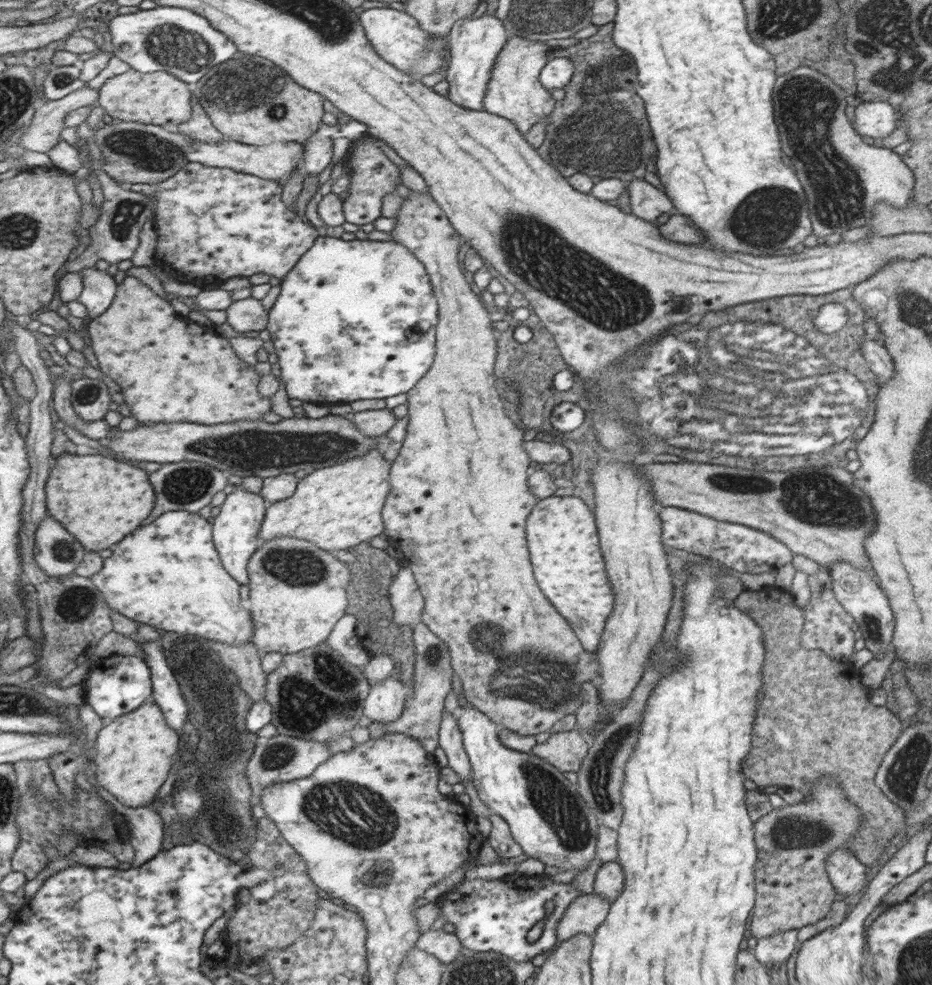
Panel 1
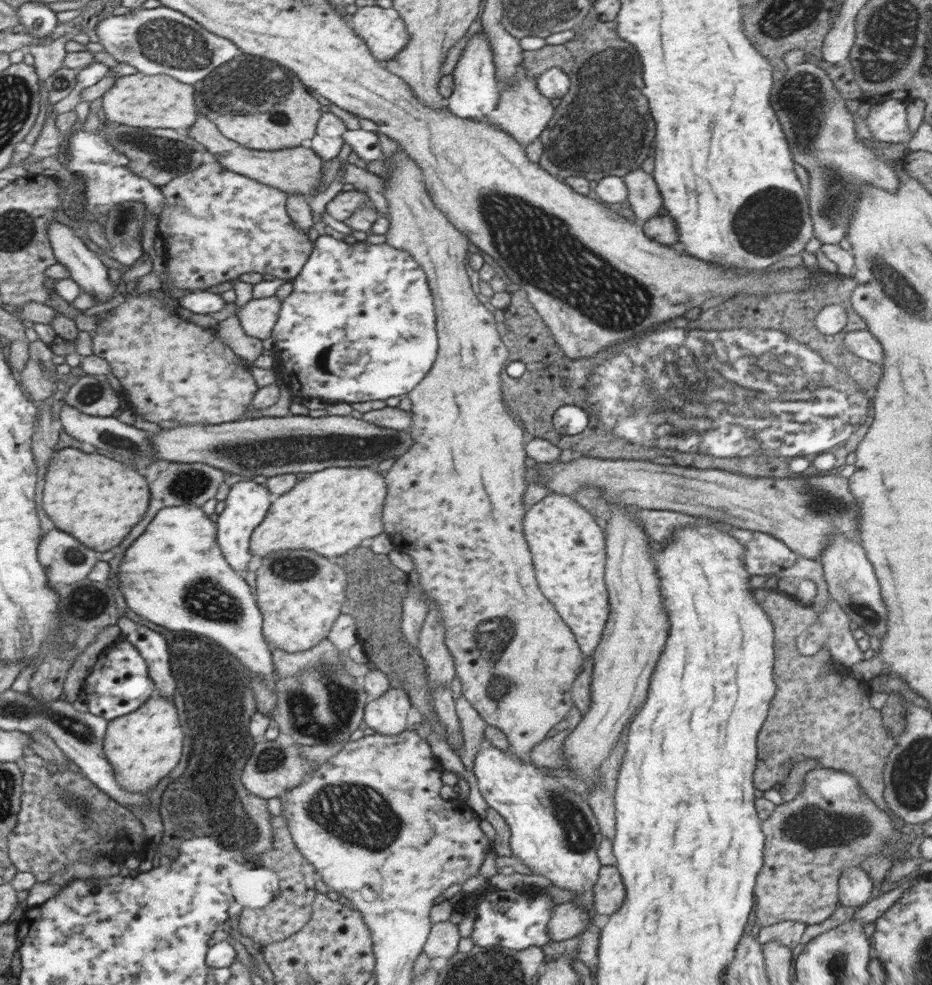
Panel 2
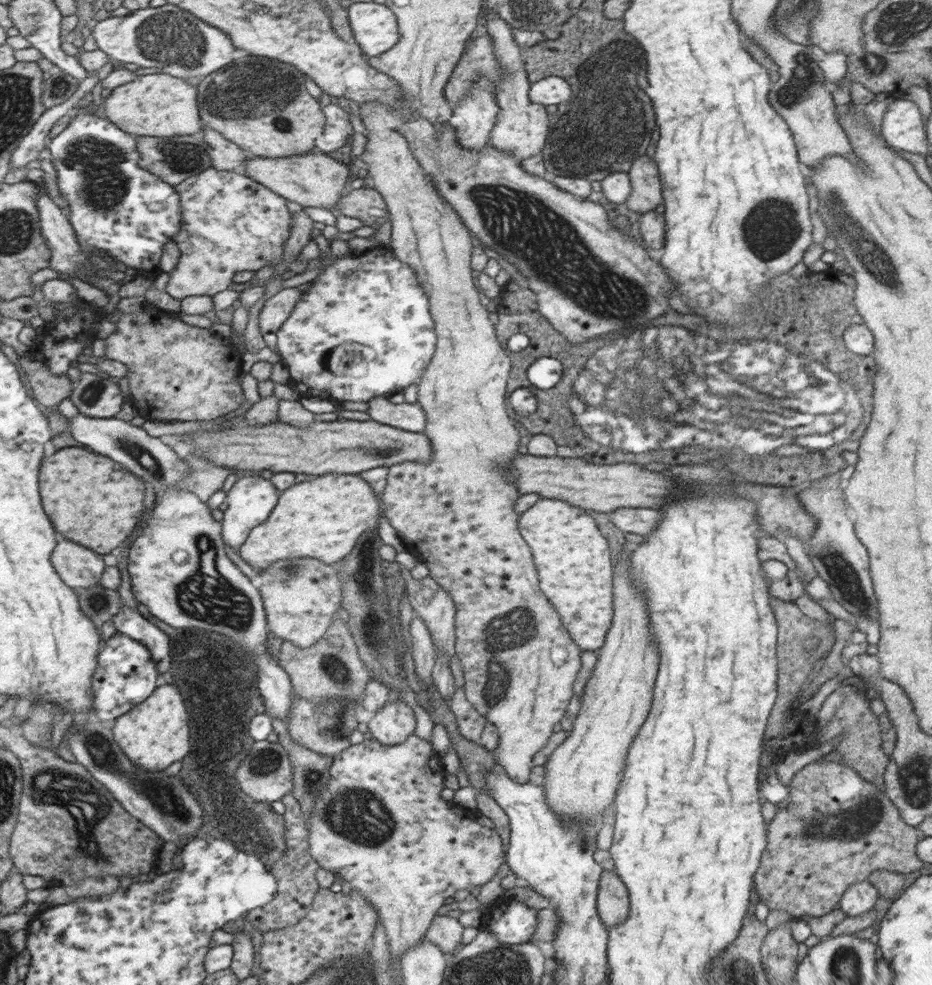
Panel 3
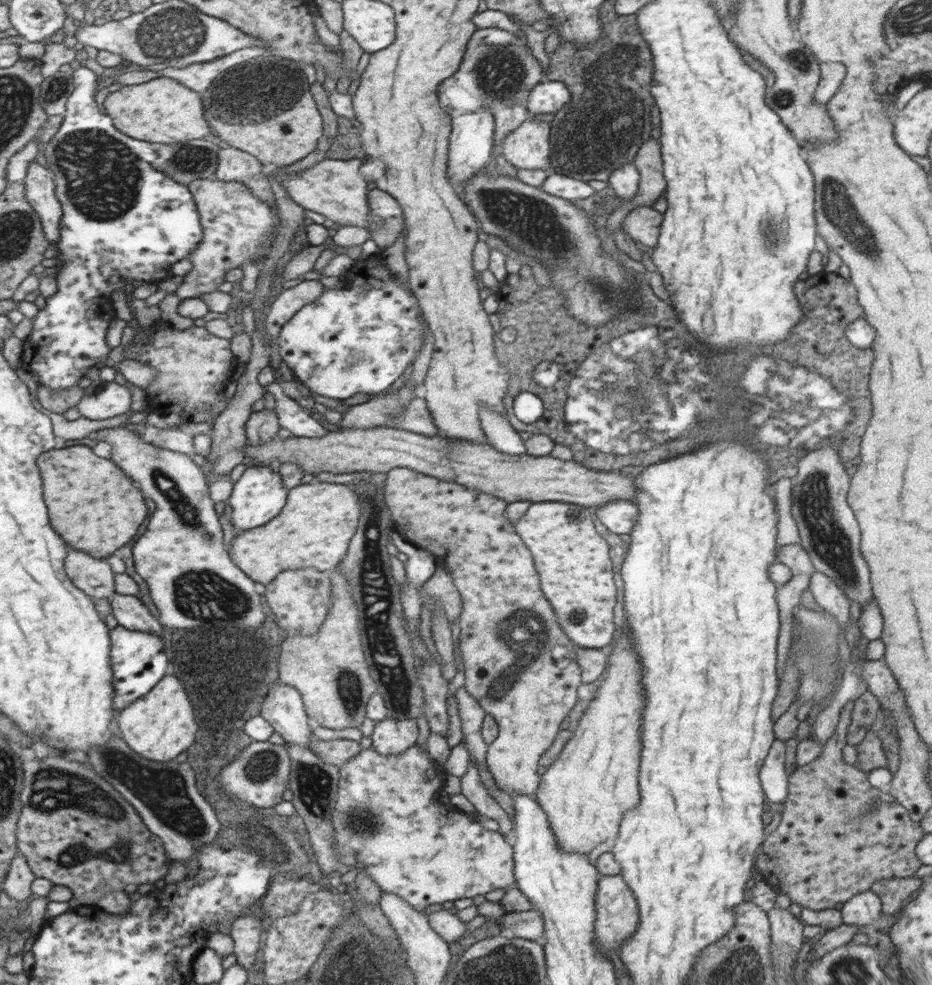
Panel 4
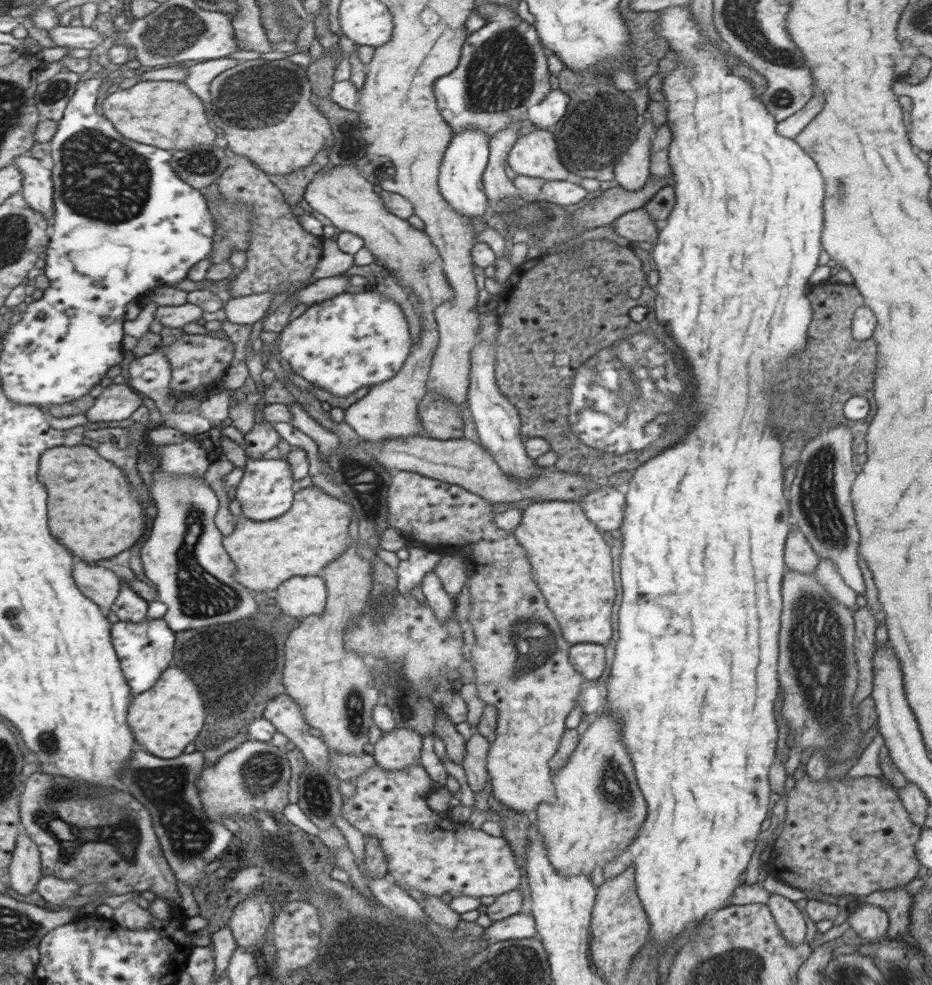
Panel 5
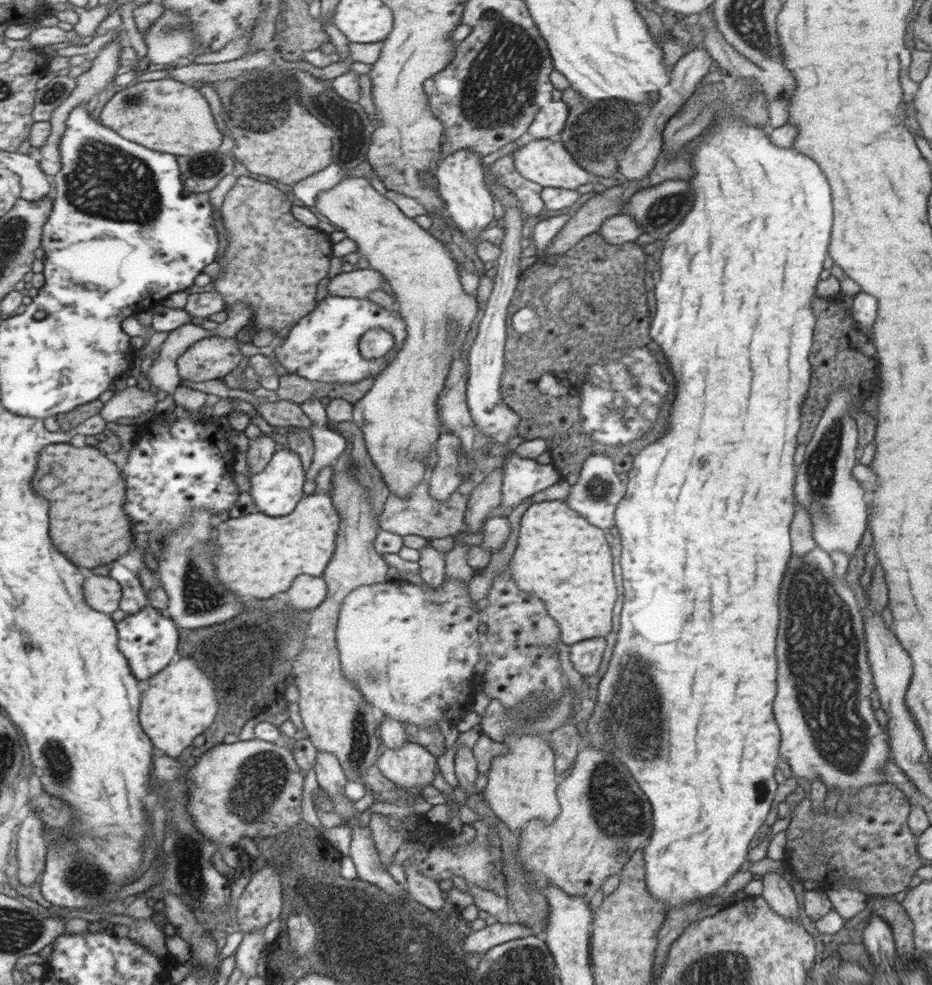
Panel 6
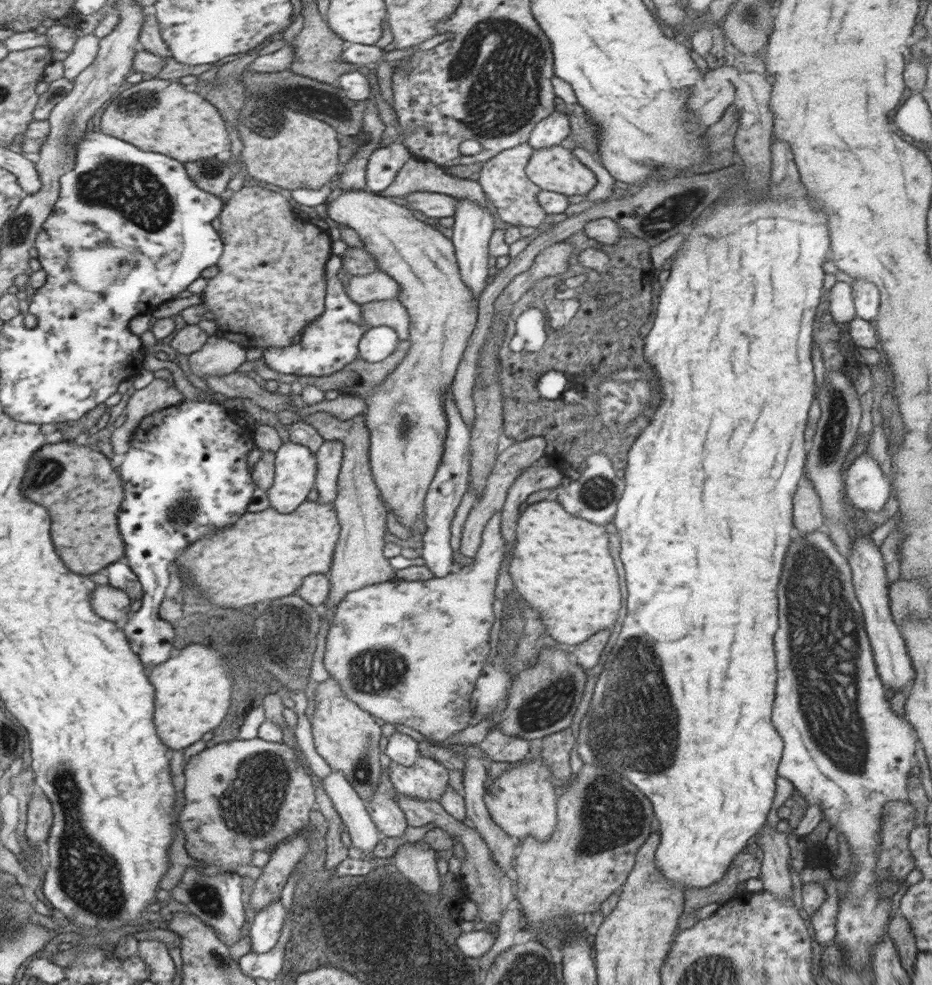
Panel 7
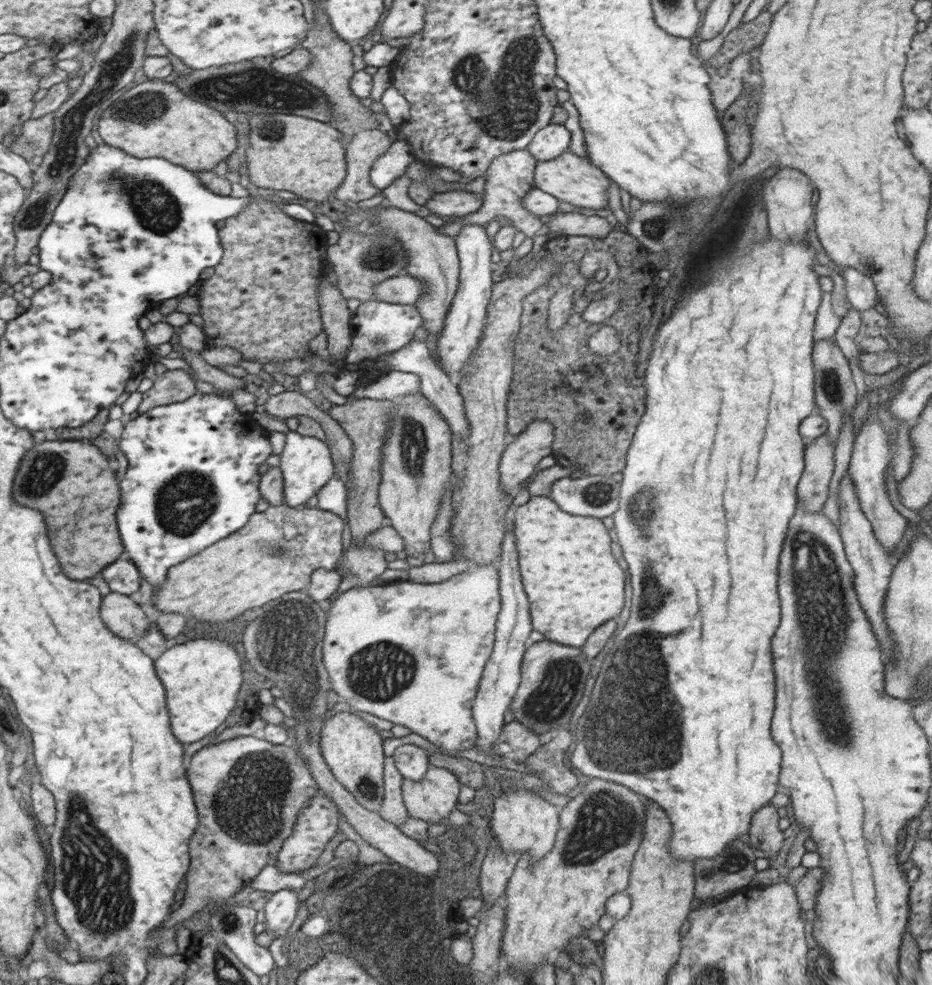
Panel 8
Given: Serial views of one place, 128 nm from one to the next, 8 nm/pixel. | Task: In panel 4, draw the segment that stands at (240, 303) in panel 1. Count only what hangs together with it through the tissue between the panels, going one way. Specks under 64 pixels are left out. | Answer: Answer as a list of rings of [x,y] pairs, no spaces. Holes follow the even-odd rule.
[[[302,280],[294,287],[283,289],[271,302],[270,312],[267,313],[265,319],[265,330],[271,336],[270,367],[273,368],[273,380],[276,384],[280,384],[280,377],[275,377],[275,374],[277,374],[279,364],[282,361],[278,349],[278,338],[282,326],[296,314],[296,311],[315,302],[324,291],[324,285],[318,280]]]

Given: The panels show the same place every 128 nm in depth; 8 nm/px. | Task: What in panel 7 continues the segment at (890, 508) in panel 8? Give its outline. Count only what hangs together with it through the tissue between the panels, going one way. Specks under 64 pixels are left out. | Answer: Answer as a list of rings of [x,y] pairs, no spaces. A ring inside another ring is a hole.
[[[866,451],[845,472],[845,491],[851,503],[865,512],[880,512],[890,496],[891,483]]]

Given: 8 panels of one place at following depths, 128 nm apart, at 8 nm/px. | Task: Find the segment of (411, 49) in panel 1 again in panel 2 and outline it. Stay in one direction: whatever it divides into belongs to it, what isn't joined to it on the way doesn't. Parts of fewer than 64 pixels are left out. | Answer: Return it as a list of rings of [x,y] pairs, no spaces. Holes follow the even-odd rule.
[[[358,7],[349,19],[355,33],[380,62],[394,58],[409,42],[406,25],[393,8]]]

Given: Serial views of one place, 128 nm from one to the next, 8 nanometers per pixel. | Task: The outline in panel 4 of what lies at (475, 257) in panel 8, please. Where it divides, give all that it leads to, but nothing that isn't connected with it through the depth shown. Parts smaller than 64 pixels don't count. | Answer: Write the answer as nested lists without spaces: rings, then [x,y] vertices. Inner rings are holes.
[[[476,111],[452,117],[451,126],[453,128],[449,136],[447,179],[460,191],[467,180],[488,165],[494,146],[496,122],[492,112]]]

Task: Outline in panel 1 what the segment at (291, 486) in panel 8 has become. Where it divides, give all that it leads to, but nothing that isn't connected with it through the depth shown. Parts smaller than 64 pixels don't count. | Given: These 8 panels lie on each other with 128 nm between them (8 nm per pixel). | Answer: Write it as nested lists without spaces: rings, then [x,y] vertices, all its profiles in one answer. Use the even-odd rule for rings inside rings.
[[[240,486],[227,494],[227,499],[221,505],[220,513],[214,517],[215,543],[219,549],[219,557],[228,574],[231,574],[241,585],[249,584],[248,561],[264,543],[264,540],[259,537],[259,530],[267,505],[268,503],[260,493],[249,492]]]

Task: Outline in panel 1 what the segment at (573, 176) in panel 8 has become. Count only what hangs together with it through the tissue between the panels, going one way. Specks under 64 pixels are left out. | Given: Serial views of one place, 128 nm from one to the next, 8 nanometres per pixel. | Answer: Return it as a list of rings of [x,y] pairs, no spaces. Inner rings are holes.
[[[511,35],[499,52],[494,63],[490,82],[484,97],[483,110],[490,114],[497,114],[513,122],[516,129],[526,135],[537,122],[547,118],[554,110],[556,100],[549,90],[546,90],[539,81],[540,71],[546,66],[547,54],[552,48],[538,40]]]

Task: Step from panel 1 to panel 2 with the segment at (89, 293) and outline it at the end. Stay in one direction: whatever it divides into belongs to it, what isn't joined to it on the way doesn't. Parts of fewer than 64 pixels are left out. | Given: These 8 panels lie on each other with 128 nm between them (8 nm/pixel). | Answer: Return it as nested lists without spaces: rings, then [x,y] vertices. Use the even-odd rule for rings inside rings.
[[[52,221],[48,235],[53,243],[55,257],[69,272],[69,277],[75,280],[82,291],[90,292],[100,300],[95,305],[108,302],[116,287],[108,278],[106,265],[88,249],[82,239],[68,225]]]

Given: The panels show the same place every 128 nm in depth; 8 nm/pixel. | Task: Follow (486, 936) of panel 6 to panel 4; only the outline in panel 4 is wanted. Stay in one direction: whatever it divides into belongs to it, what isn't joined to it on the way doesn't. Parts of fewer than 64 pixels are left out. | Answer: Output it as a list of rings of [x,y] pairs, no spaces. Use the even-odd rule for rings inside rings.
[[[536,910],[505,913],[500,921],[501,930],[514,934],[515,938],[536,941],[544,937],[543,918]]]

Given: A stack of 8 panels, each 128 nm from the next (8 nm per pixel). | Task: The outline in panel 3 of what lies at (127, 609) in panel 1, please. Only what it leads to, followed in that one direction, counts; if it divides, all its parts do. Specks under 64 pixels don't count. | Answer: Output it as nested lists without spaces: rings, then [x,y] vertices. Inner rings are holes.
[[[82,414],[69,421],[70,434],[78,442],[82,443],[85,448],[92,448],[108,458],[116,458],[116,462],[120,462],[122,466],[132,470],[132,474],[140,474],[140,478],[144,478],[144,482],[148,482],[148,486],[154,490],[154,494],[158,498],[158,504],[152,512],[154,516],[148,520],[148,526],[144,528],[144,532],[136,538],[136,542],[130,548],[130,564],[127,569],[136,602],[146,605],[150,614],[158,620],[166,622],[172,628],[216,631],[232,638],[234,642],[240,642],[240,646],[244,646],[256,658],[256,664],[260,666],[260,674],[264,674],[264,678],[260,682],[263,711],[286,723],[291,713],[293,684],[288,673],[276,659],[270,658],[266,651],[268,647],[266,641],[269,638],[270,630],[266,628],[267,614],[263,608],[261,594],[258,594],[258,590],[250,584],[250,580],[226,556],[224,542],[222,542],[223,528],[220,528],[218,520],[212,518],[208,503],[192,491],[177,487],[185,476],[189,476],[188,468],[191,468],[192,472],[193,467],[190,462],[184,464],[172,447],[160,441],[160,437],[152,437],[142,427],[132,425],[128,421],[118,420],[115,417],[96,419]]]

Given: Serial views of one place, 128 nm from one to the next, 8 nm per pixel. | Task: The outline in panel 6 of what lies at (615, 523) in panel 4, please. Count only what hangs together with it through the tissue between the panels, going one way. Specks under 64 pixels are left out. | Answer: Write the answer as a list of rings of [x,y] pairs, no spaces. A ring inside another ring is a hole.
[[[595,454],[586,458],[578,480],[571,485],[564,501],[590,524],[594,524],[598,528],[610,529],[615,526],[615,510],[625,495],[626,489],[620,476],[614,472],[614,462],[608,456]]]

